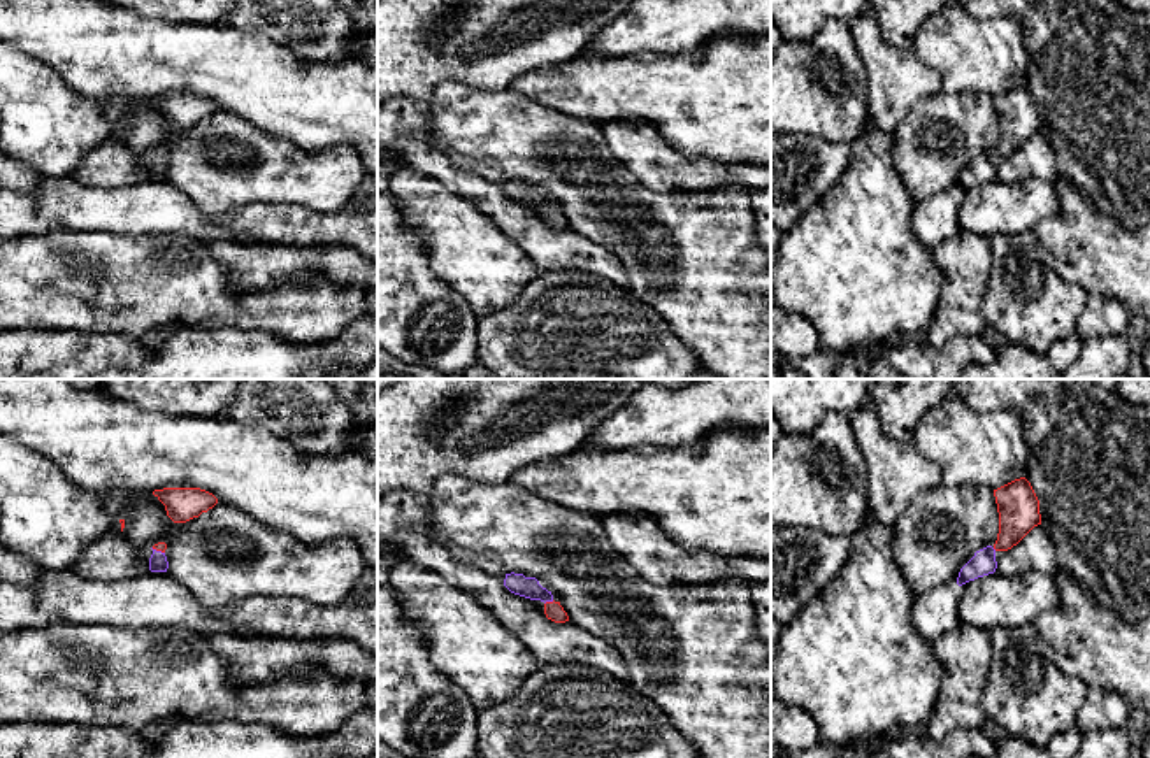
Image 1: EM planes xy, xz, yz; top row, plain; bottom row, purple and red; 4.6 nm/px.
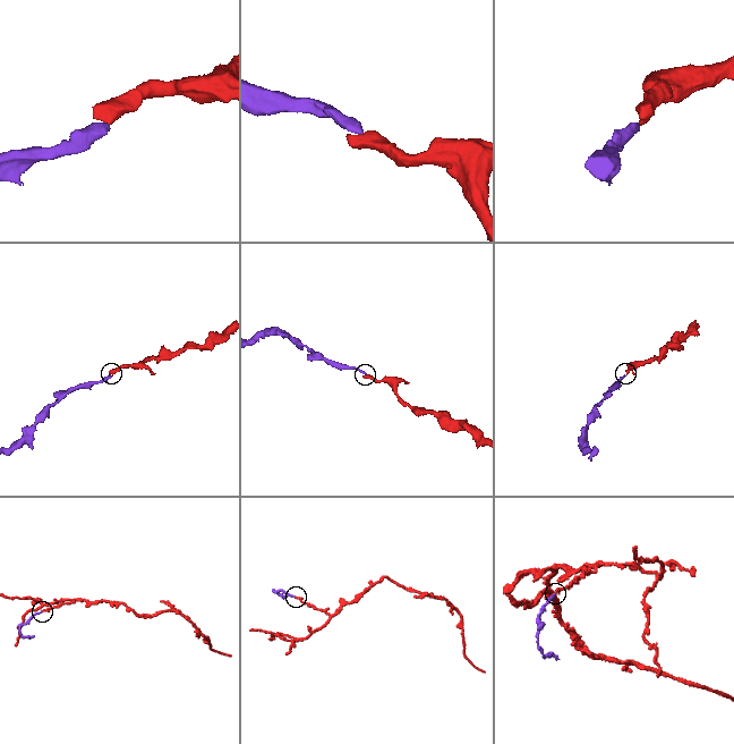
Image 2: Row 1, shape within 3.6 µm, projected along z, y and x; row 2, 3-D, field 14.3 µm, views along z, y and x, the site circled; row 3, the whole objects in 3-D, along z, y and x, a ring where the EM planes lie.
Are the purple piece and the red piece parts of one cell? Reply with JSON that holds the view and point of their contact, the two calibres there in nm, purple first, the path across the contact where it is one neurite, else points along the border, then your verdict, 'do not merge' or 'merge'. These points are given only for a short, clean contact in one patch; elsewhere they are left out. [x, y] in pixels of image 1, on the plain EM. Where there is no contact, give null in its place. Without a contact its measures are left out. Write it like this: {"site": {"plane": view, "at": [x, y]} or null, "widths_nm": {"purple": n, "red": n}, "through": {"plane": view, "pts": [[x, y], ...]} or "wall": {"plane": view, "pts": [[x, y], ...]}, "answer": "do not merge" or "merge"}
{"site": {"plane": "xz", "at": [548, 207]}, "widths_nm": {"purple": 100, "red": 90}, "through": {"plane": "xz", "pts": [[517, 190], [529, 193], [548, 207], [553, 218]]}, "answer": "merge"}

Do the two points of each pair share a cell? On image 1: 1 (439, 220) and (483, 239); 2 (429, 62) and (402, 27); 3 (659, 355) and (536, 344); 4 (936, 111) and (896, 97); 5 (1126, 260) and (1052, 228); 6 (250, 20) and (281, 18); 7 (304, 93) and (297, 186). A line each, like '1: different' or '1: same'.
1: same
2: same
3: same
4: different
5: same
6: same
7: different

